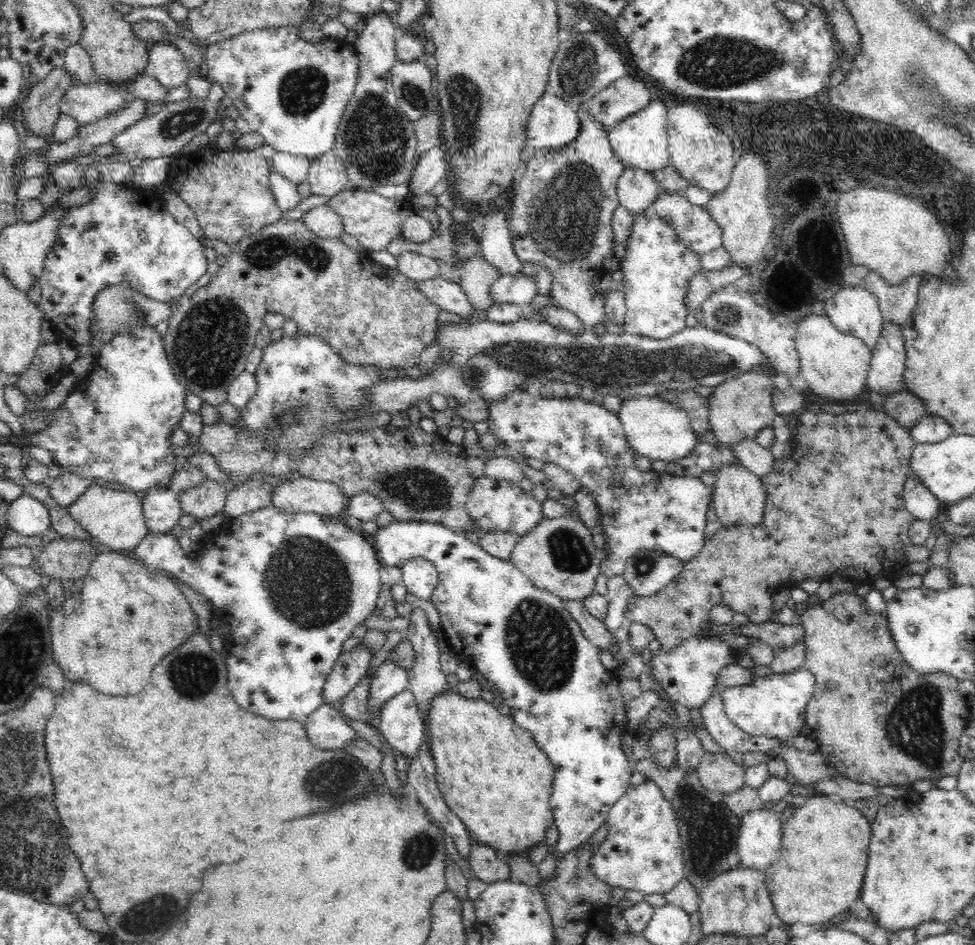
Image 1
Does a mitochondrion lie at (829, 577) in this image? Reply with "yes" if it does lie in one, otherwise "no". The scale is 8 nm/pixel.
no

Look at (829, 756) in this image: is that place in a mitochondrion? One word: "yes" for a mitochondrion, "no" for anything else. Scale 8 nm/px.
no

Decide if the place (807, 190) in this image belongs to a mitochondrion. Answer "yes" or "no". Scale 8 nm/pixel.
no

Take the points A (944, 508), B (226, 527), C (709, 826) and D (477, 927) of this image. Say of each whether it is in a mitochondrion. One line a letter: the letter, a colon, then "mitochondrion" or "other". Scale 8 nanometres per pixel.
A: other
B: other
C: mitochondrion
D: other

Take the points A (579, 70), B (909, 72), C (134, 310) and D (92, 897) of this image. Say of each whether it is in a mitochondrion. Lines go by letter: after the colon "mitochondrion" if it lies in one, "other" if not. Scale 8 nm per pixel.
A: mitochondrion
B: mitochondrion
C: mitochondrion
D: other

